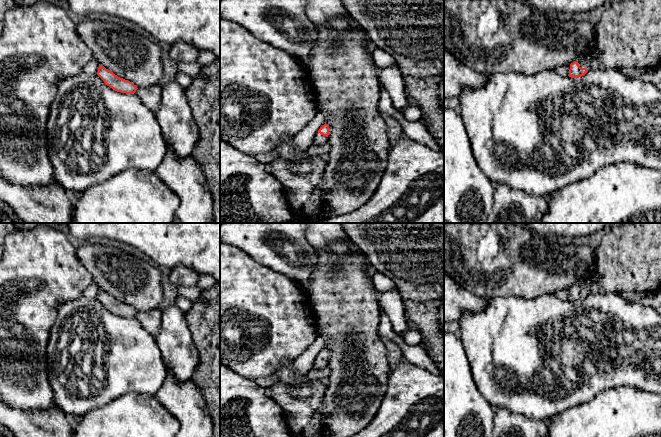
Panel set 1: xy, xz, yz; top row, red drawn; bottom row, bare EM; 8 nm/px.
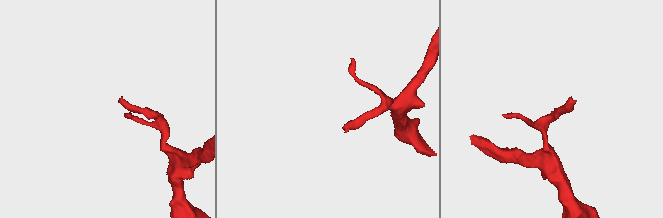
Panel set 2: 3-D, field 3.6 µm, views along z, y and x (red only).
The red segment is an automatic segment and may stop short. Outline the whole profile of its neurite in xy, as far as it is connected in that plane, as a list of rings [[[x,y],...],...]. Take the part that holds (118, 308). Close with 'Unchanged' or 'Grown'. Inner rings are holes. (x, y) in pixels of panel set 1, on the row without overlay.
[[[99,288],[97,299],[113,314],[126,318],[134,318],[138,313],[132,306],[118,301],[110,294]]]. Unchanged

